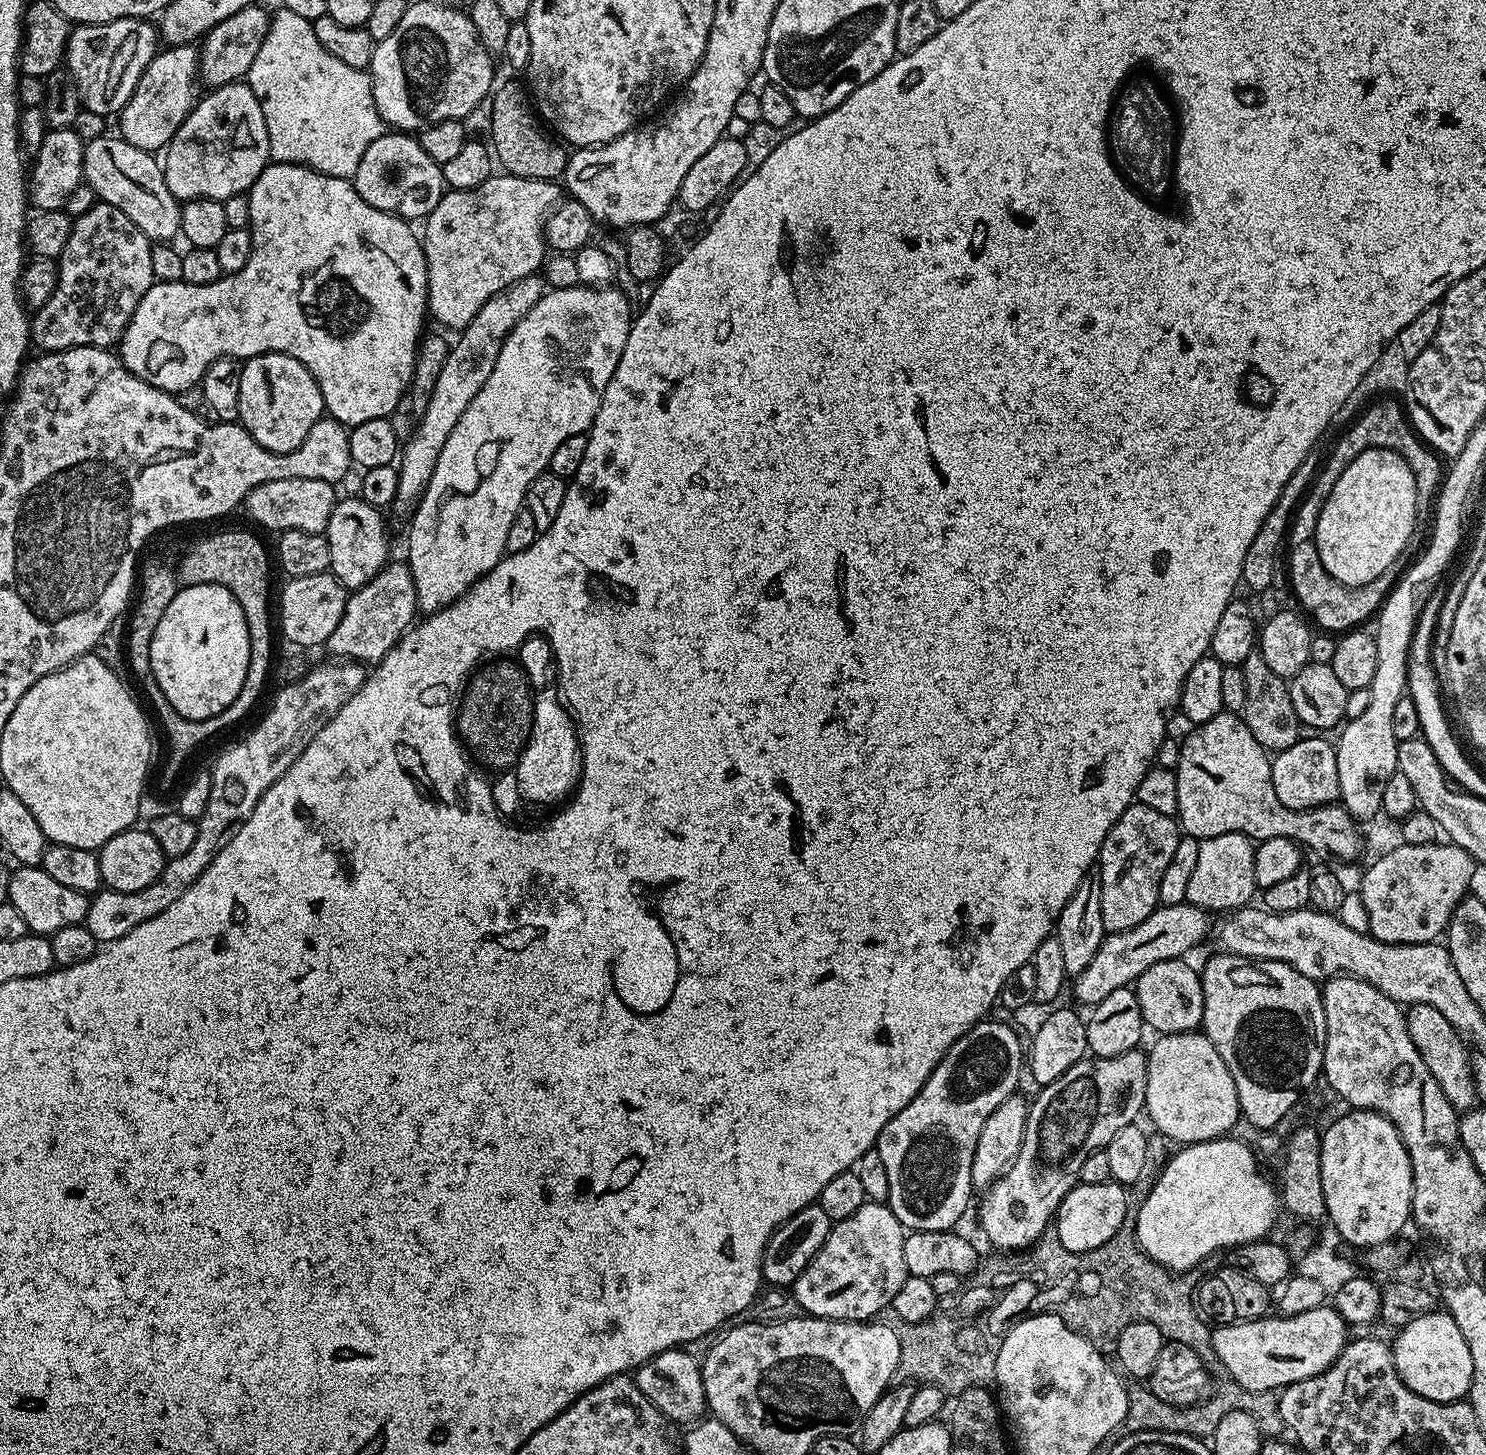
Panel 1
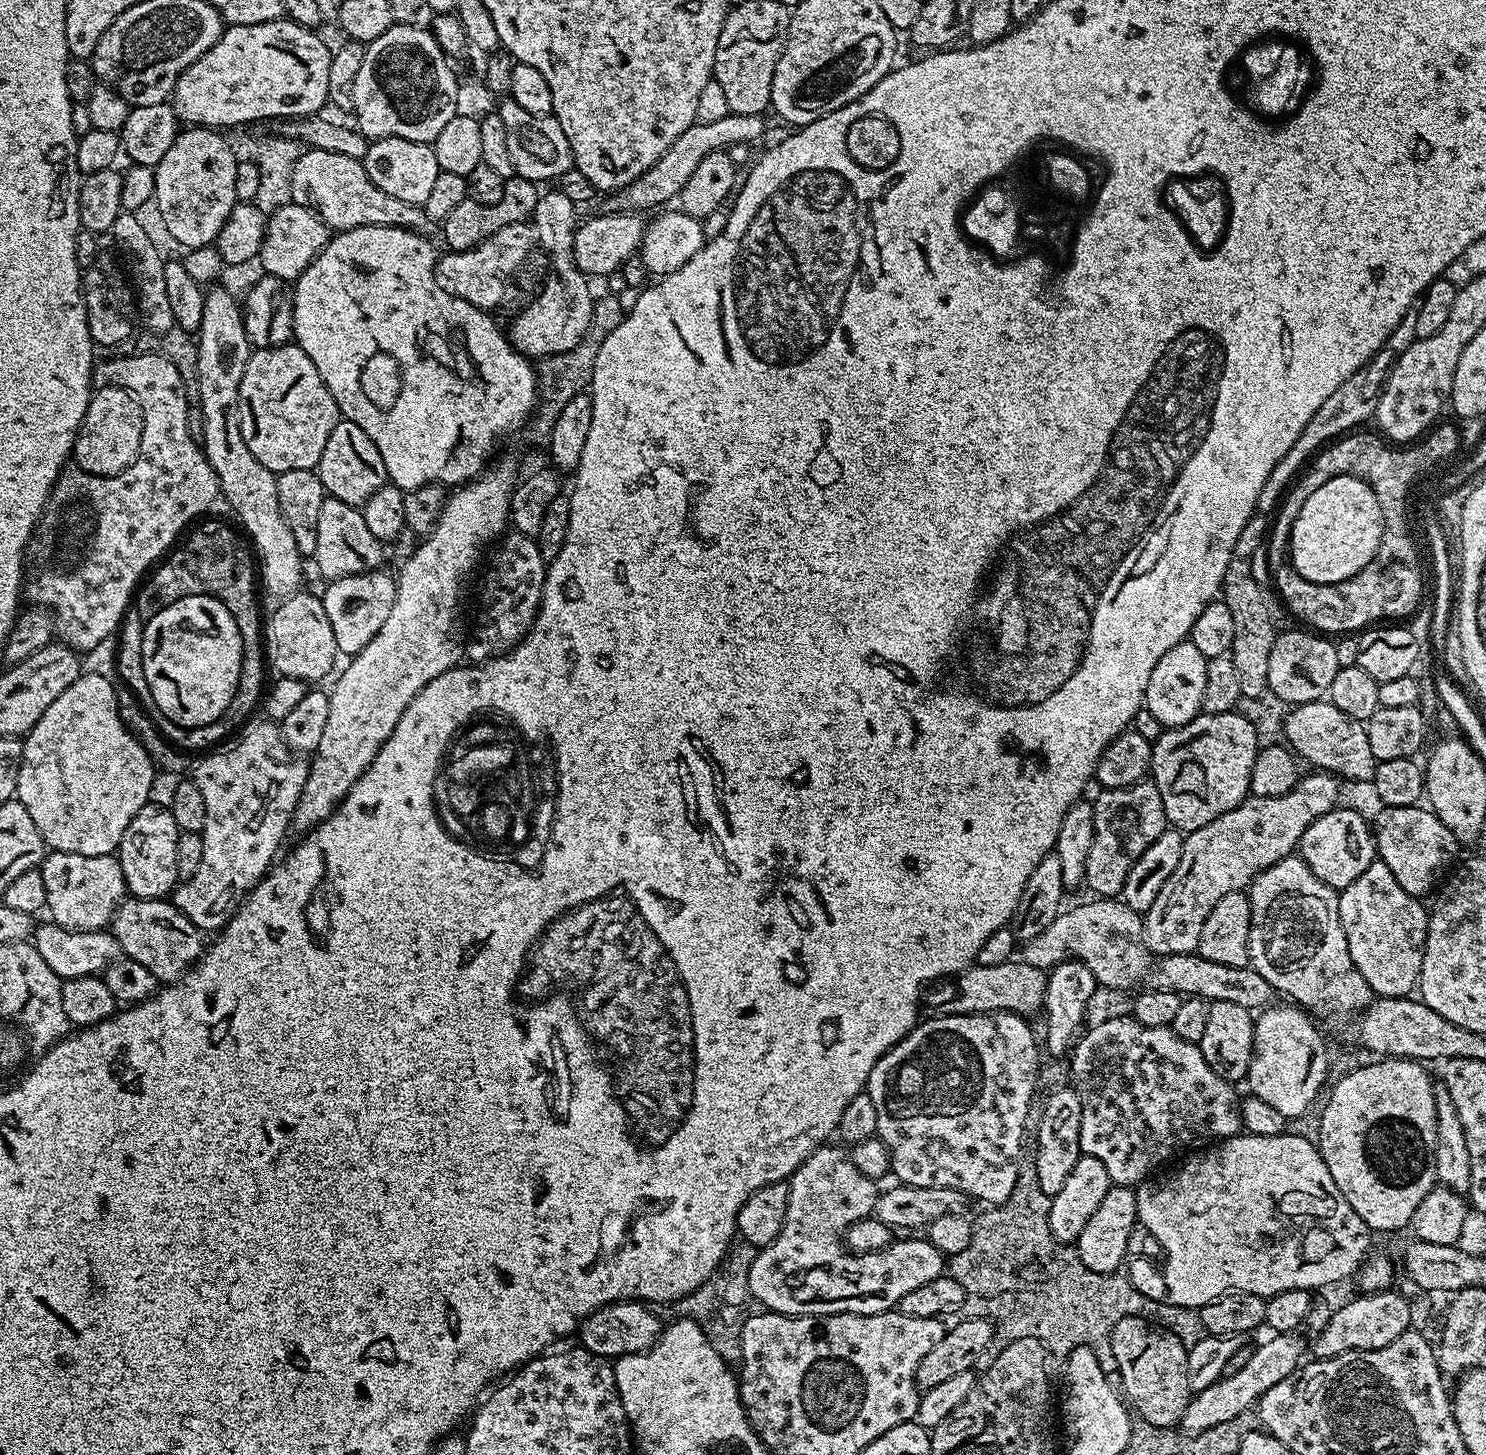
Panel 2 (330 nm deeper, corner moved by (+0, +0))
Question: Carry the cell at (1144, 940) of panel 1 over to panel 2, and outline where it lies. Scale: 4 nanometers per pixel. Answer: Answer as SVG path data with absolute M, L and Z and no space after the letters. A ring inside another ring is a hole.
M1011 959L1002 966L975 963L960 973L955 984L956 993L952 1000L945 1002L945 1013L953 1016L983 1016L994 1012L1013 1012L1015 1016L1032 1018L1035 1012L1037 1015L1044 1007L1044 991L1048 981L1045 969Z

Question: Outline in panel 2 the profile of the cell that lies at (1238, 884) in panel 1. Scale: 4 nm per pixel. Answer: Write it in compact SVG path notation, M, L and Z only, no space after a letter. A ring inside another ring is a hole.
M1323 770L1311 774L1313 776L1301 775L1299 782L1286 794L1278 794L1274 798L1249 795L1234 810L1226 810L1226 814L1214 818L1214 822L1206 822L1206 826L1185 835L1178 867L1174 869L1174 874L1170 874L1170 878L1166 878L1166 886L1158 890L1154 906L1150 906L1150 910L1142 916L1142 939L1149 953L1157 957L1195 953L1200 946L1202 926L1206 926L1206 918L1210 918L1210 910L1214 910L1214 905L1226 894L1245 891L1259 872L1293 855L1302 834L1306 834L1306 826L1341 803L1341 781L1337 777Z

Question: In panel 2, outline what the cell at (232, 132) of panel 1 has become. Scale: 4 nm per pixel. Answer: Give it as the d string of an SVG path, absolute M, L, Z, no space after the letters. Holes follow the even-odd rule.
M188 126L176 137L170 150L154 167L156 174L156 194L154 208L160 211L160 220L164 228L181 244L181 249L201 248L212 244L216 239L218 230L226 222L230 210L238 203L234 194L234 170L237 161L231 152L227 139L222 138L219 131L199 126Z

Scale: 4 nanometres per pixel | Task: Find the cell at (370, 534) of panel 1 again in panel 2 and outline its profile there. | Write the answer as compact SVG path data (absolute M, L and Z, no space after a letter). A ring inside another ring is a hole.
M385 570L363 572L353 576L343 576L331 581L328 589L322 592L322 599L326 606L326 615L330 618L330 627L334 630L334 642L345 657L351 658L362 651L382 630L382 622L390 618L390 610L394 610L394 598L396 597L397 577Z

